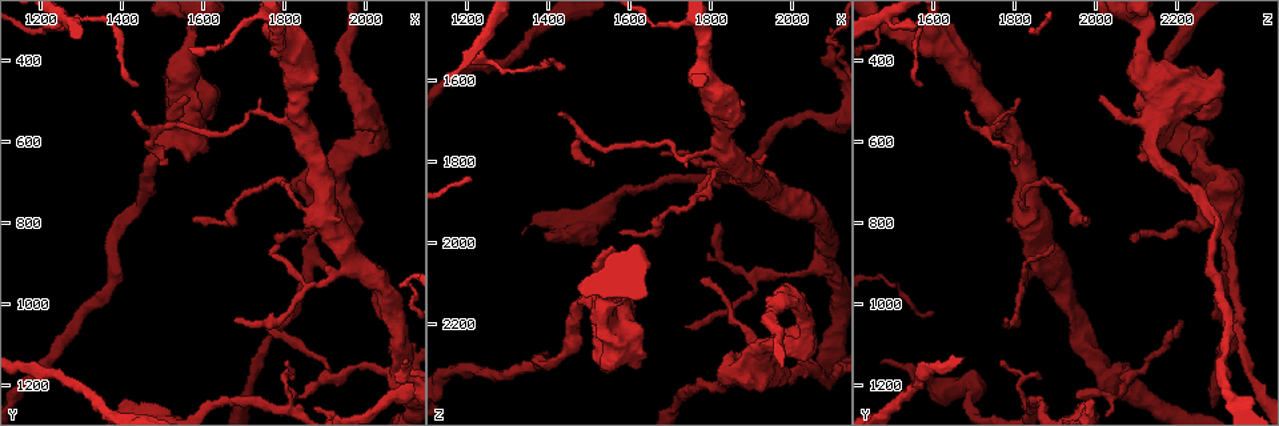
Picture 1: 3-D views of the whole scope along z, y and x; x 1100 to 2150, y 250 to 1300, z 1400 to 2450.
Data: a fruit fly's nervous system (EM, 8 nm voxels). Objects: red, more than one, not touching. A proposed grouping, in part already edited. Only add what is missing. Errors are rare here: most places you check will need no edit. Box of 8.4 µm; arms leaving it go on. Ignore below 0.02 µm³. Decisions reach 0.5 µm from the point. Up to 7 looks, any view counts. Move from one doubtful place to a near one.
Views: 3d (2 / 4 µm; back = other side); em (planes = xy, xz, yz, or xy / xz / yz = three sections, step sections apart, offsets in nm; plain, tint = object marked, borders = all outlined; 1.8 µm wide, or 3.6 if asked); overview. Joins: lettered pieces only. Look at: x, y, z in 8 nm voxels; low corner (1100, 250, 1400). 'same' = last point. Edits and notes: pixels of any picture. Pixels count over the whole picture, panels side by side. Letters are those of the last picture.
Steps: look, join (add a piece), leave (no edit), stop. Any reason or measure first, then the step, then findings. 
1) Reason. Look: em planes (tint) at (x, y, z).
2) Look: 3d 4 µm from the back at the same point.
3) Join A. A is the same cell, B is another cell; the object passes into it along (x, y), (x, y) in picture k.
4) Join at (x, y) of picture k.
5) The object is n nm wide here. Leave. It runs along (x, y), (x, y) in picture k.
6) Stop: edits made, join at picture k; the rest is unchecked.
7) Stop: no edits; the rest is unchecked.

Thin end. Look: 3d 4 µm from the back at (1740, 1035, 2210).

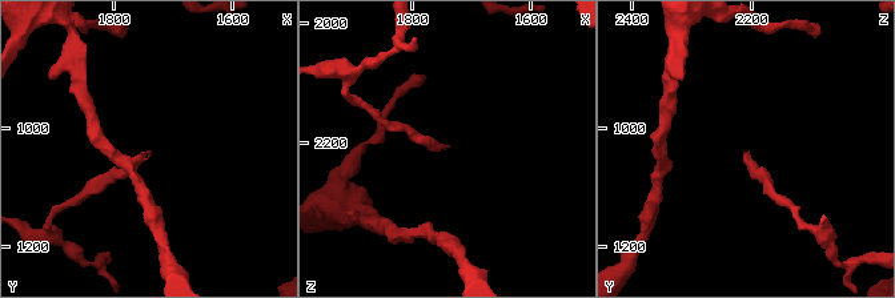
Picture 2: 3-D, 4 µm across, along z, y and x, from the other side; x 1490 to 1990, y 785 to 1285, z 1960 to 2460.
Look: em planes (borders) at (1740, 1045, 2205).

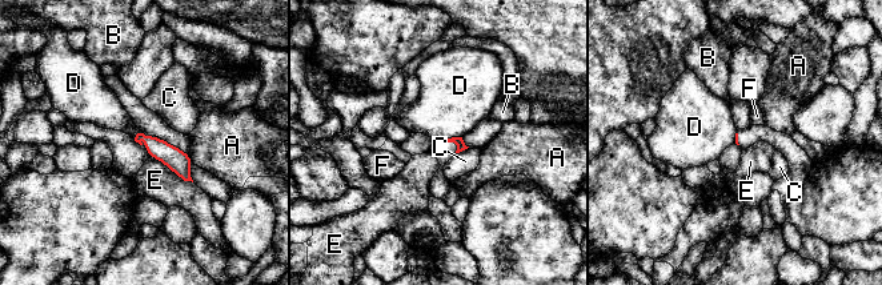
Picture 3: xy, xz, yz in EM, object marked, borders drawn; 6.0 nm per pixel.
Leave. A, B, C, D, E and F are other cells; it runs along (139, 137), (163, 151), (187, 177) in picture 3; none of them fits.

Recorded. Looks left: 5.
Branch stops here. Look: 3d 4 µm at (1405, 1240, 1995).

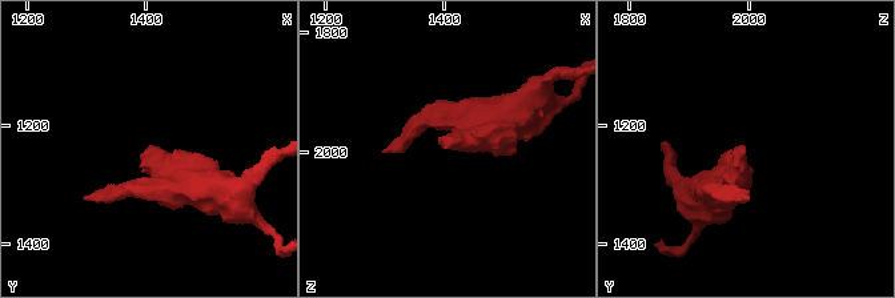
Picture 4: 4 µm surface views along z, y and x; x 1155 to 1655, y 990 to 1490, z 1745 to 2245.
Look: em planes (borders) at (1400, 1245, 1995).

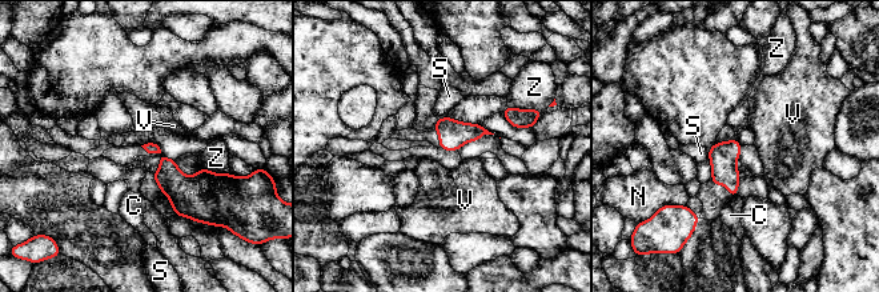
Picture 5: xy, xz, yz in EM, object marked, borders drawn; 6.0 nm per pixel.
Leave. C, N, S, V and Z are other cells; a border runs along (707, 148), (710, 159) in picture 5; none of them fits.

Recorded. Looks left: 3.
Thin neck. Look: 3d 2 µm from the back at (2070, 1180, 2040).

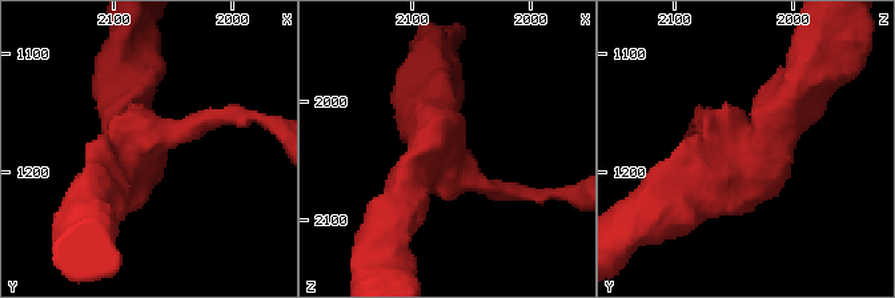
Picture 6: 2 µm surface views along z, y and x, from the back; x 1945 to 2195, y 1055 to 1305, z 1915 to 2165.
3 arms meet here. Look: em xy step 16 (tint) at (2074, 1176, 2044).

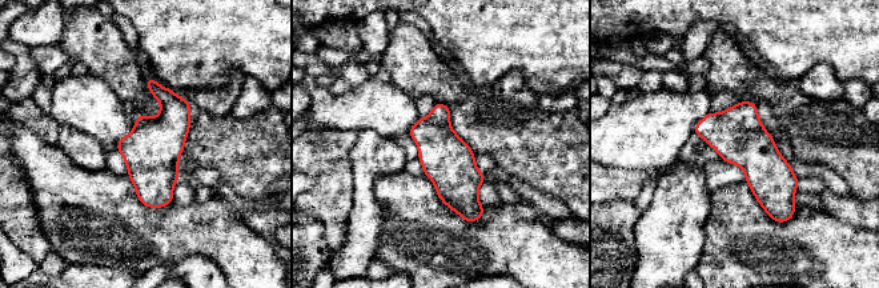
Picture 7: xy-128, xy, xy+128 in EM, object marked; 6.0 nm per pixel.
Cut it another way. Look: em planes (borders) at the same point.

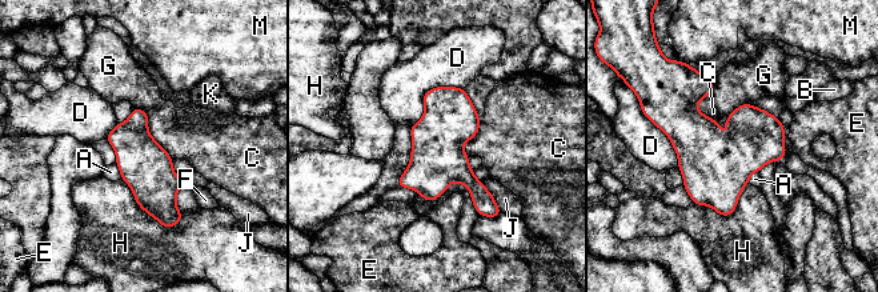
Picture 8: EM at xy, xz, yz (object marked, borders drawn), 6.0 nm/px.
Leave. A, B, C, D, E, F, G, H, J, K and M are other cells; a border runs along (147, 112), (149, 135), (172, 159) in picture 8; none of them fits.

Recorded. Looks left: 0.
Stop: no edits; the rest is unchecked.

